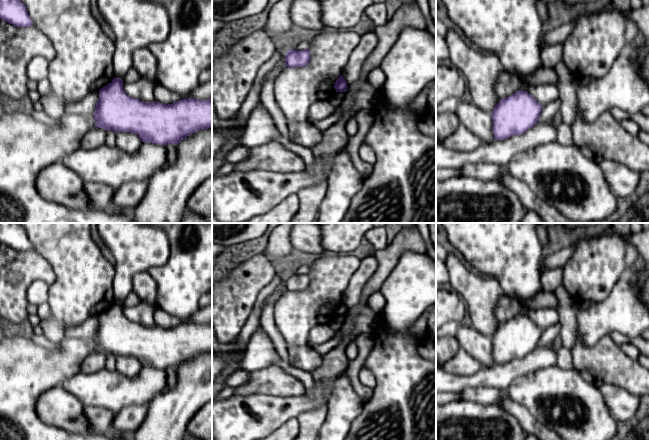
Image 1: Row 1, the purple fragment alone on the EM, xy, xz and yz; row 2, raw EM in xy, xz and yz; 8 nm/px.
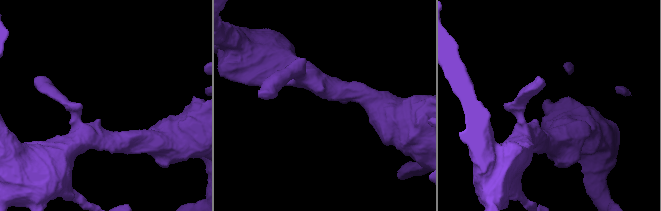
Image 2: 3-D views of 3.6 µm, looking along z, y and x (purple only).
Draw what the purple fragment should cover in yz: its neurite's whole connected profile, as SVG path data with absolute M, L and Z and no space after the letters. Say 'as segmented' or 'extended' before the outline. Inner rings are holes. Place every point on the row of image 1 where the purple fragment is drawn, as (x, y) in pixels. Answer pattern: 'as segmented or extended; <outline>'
as segmented; M518 90L500 100L491 112L495 140L520 135L537 123L543 106L528 92Z

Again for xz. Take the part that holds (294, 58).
as segmented; M291 49L286 54L285 64L291 68L303 67L310 62L310 58L311 55L309 49L301 51Z

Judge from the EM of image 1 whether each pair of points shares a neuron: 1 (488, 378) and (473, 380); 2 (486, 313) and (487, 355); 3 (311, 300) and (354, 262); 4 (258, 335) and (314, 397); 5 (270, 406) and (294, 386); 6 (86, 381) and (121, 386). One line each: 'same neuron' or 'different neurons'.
1: same neuron
2: different neurons
3: same neuron
4: different neurons
5: different neurons
6: same neuron

